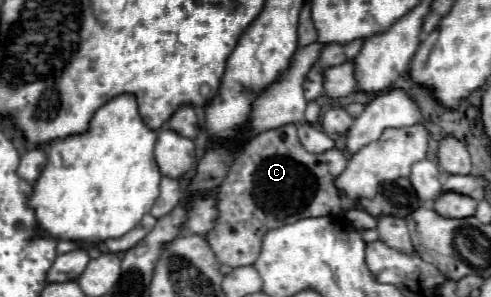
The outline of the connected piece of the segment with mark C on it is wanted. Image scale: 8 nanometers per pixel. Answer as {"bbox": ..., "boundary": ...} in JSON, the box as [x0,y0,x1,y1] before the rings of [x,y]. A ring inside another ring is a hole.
{"bbox":[206,125,350,267],"boundary":[[[294,125],[264,131],[248,141],[216,193],[218,217],[206,233],[216,259],[230,267],[252,265],[260,255],[266,231],[304,217],[338,215],[342,205],[334,179],[346,169],[348,159],[350,155],[342,149],[328,149],[324,153],[306,151],[298,141]]]}

